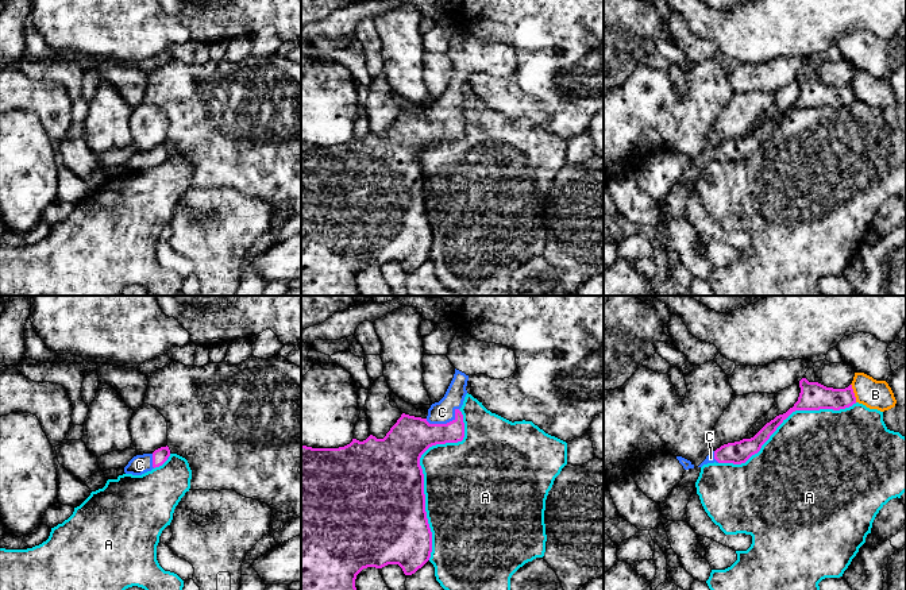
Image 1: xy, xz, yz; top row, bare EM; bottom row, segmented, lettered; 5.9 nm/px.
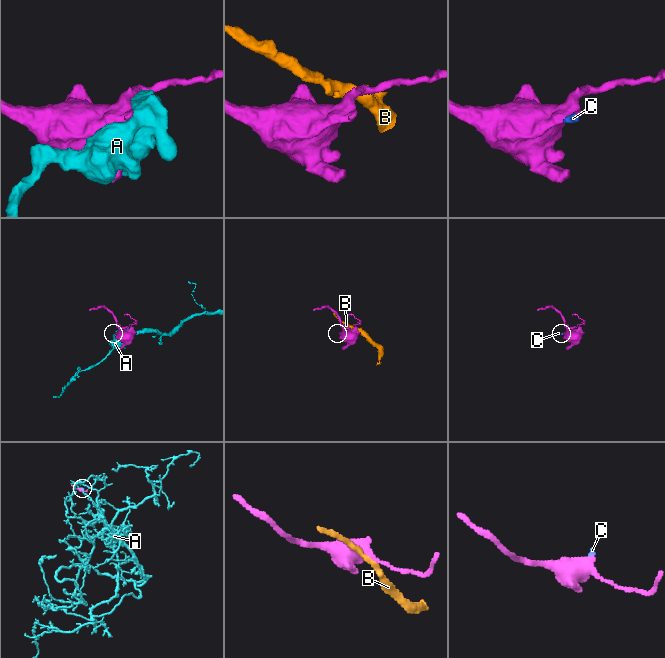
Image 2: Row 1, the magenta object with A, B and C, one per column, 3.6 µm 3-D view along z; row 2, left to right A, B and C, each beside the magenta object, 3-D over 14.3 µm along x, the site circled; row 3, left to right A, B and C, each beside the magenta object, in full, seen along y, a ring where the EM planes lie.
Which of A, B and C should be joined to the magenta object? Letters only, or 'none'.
C

